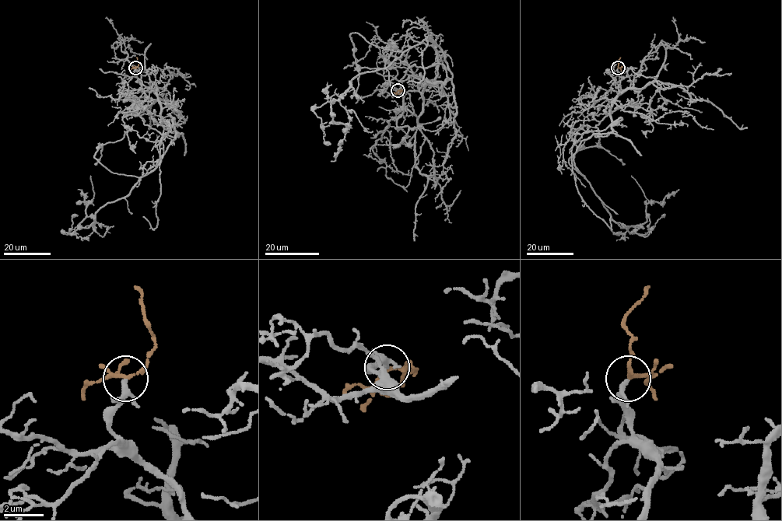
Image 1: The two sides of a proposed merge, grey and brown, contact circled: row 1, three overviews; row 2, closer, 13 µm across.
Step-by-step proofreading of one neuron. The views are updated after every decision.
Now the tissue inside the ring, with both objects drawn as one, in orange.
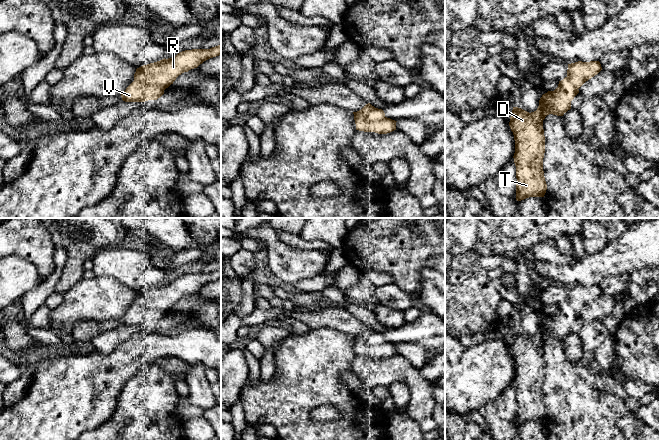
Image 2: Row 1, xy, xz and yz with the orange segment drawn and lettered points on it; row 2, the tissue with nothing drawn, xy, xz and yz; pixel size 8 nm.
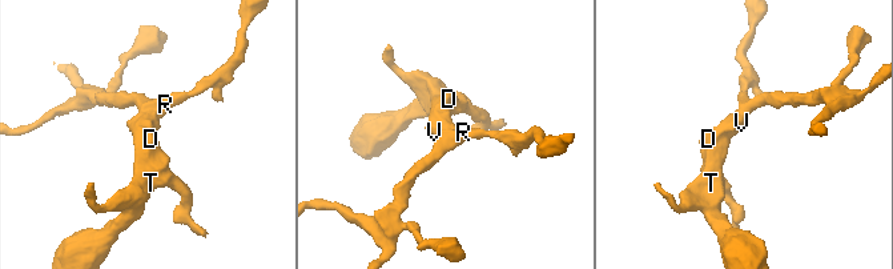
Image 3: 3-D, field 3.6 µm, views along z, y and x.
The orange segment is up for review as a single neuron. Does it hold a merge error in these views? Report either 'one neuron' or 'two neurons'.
one neuron

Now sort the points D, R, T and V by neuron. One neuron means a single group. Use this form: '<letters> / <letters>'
D R T V

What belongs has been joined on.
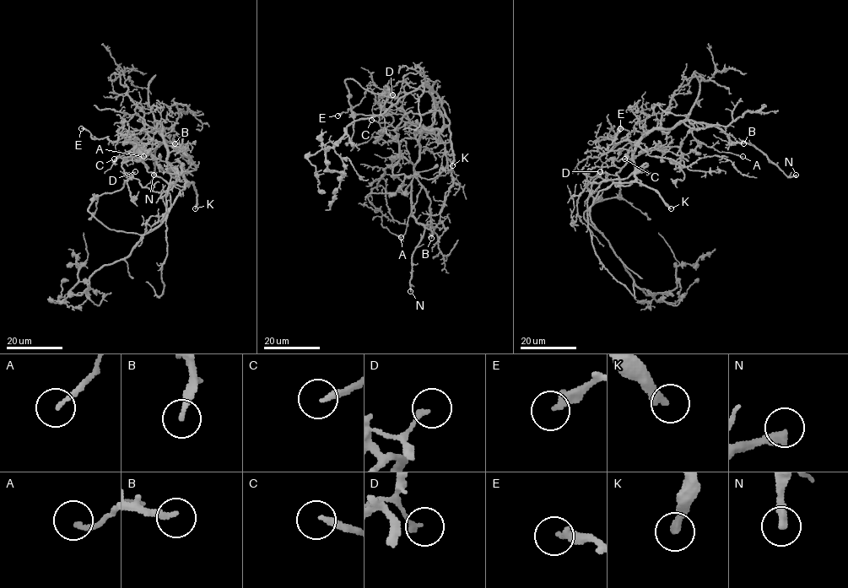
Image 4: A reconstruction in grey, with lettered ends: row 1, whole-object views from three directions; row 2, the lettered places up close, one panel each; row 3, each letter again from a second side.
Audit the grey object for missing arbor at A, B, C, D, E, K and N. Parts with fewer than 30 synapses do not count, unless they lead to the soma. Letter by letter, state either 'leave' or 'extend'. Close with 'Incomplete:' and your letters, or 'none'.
A: leave
B: extend
C: leave
D: leave
E: leave
K: extend
N: extend
Incomplete: B, K, N

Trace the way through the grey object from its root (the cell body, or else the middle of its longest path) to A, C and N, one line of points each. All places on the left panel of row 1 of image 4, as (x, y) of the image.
A: (173, 183), (177, 177), (166, 160), (167, 145), (159, 122), (165, 132), (163, 142), (143, 156)
C: (173, 183), (177, 177), (166, 160), (167, 148), (162, 142), (149, 139), (147, 143), (136, 146), (114, 159)
N: (173, 183), (177, 177), (166, 160), (162, 129), (154, 121), (154, 127), (167, 142), (155, 150), (153, 175)

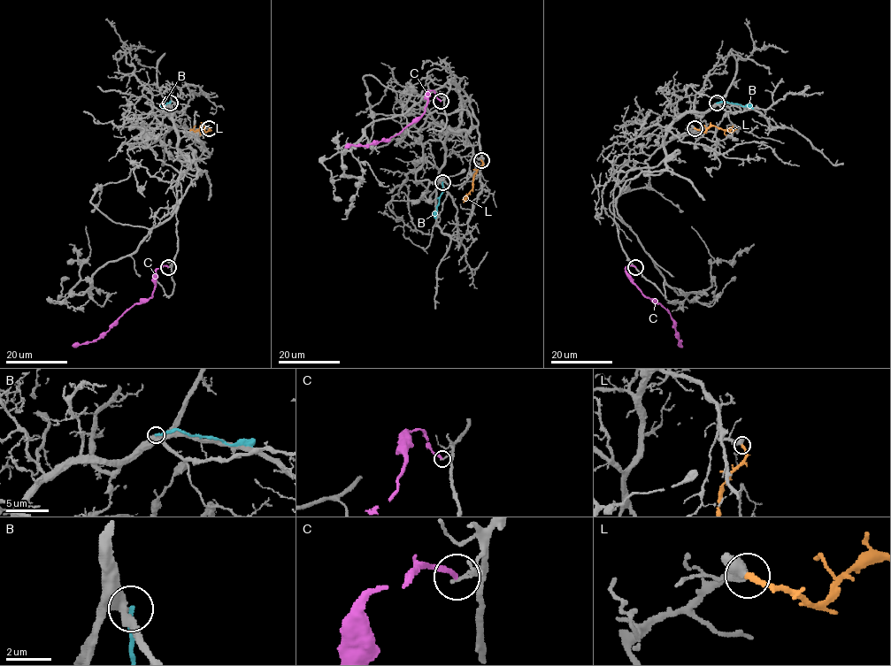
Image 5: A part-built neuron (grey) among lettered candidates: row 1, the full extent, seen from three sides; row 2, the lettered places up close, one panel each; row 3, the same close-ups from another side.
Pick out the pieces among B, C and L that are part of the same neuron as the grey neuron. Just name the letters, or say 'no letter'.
L

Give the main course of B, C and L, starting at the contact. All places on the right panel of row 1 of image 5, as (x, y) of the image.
B: (717, 103), (726, 101), (753, 109)
C: (635, 267), (626, 265), (626, 275), (647, 297), (659, 303), (670, 314), (682, 346)
L: (695, 127), (703, 132), (716, 126), (729, 132), (736, 128)

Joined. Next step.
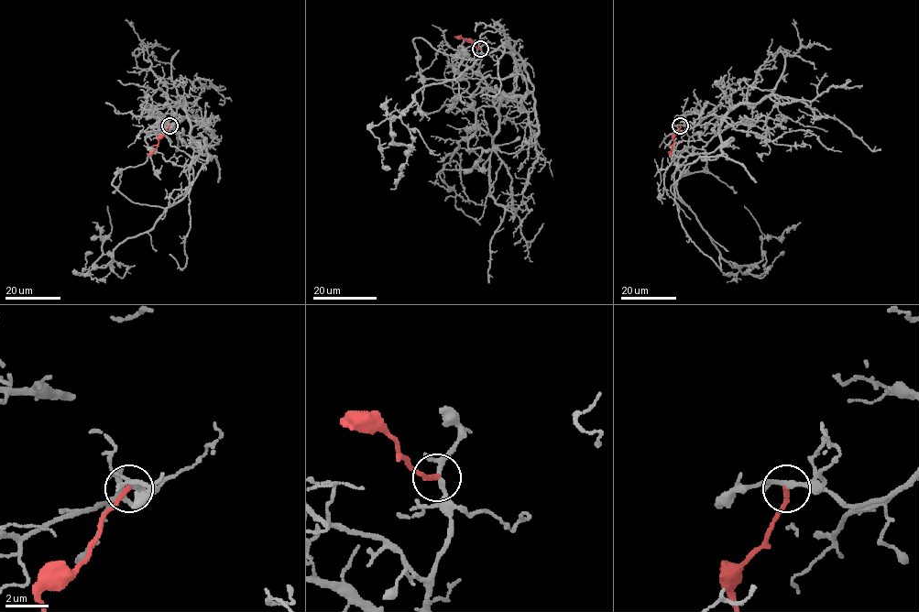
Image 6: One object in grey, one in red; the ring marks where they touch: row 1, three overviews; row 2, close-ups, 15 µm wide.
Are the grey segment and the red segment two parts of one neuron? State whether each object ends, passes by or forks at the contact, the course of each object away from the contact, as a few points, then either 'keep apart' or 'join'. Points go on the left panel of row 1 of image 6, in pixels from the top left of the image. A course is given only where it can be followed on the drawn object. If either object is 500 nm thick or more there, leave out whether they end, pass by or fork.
grey forks | red ends | grey via (169, 125), (145, 141), (178, 166), (197, 158), (187, 193), (104, 267), (93, 266), (107, 237), (92, 222) | red via (169, 125), (158, 138), (157, 147), (147, 155) | keep apart

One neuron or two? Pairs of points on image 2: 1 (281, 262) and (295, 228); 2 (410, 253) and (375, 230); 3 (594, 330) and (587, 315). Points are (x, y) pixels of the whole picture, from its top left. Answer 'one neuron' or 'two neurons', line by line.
1: two neurons
2: one neuron
3: two neurons

